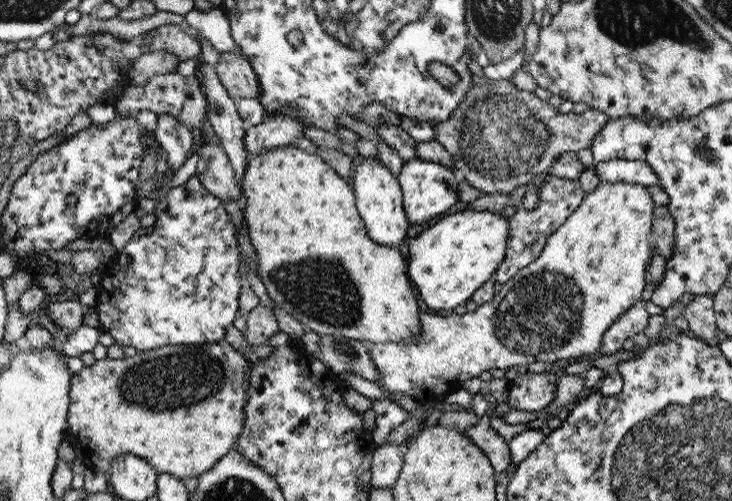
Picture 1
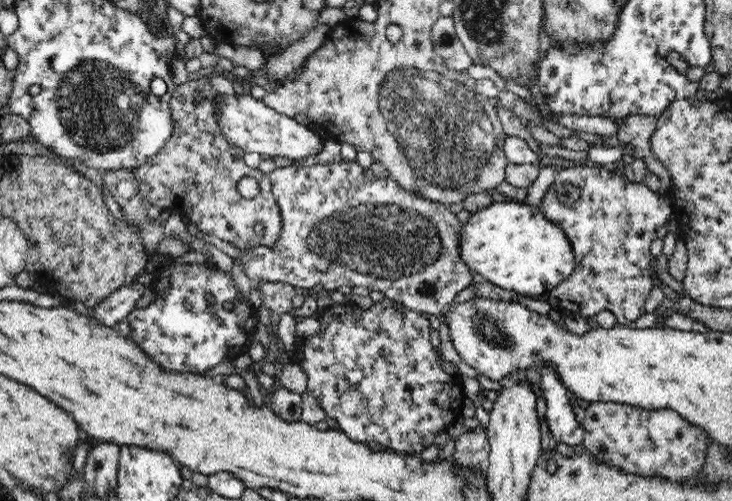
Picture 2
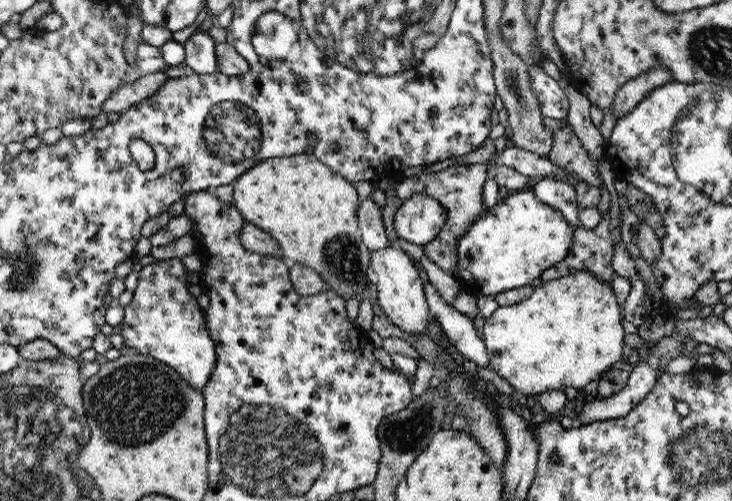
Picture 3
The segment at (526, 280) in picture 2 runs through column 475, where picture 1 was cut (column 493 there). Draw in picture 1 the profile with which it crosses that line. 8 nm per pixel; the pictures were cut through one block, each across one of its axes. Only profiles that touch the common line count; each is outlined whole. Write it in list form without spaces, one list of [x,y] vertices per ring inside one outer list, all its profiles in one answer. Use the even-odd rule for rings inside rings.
[[[463,210],[454,214],[443,215],[430,224],[428,229],[416,237],[408,239],[405,245],[407,274],[414,282],[418,298],[432,310],[452,310],[471,300],[472,295],[486,281],[494,278],[496,269],[506,257],[506,241],[510,235],[508,218],[499,212]]]

